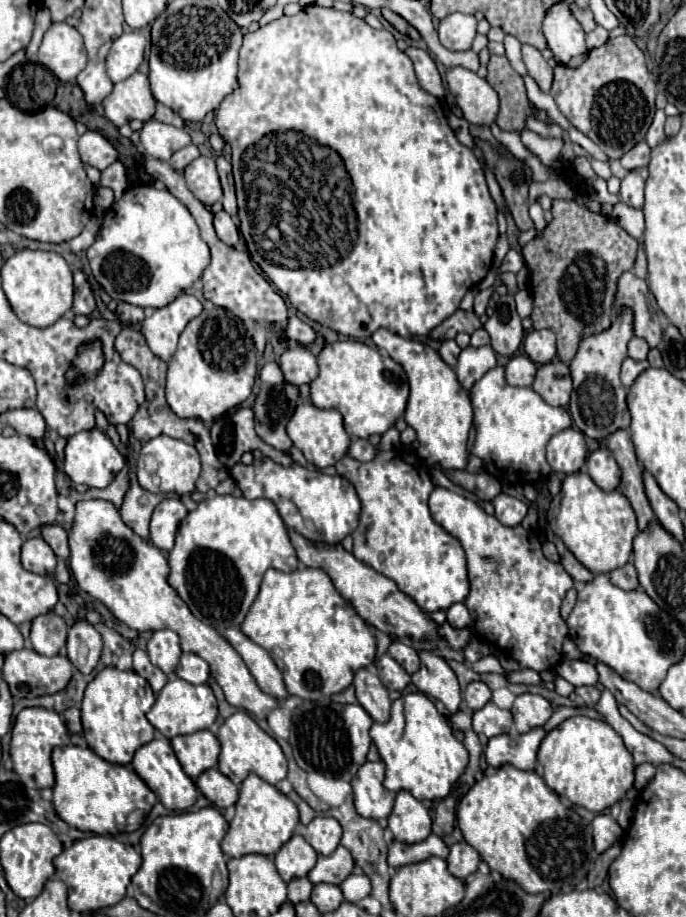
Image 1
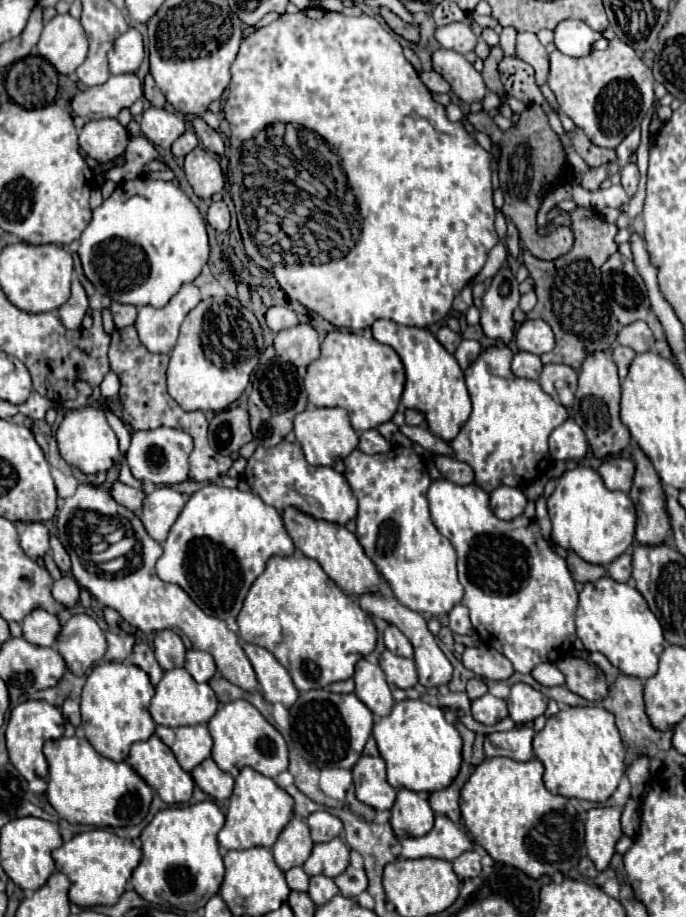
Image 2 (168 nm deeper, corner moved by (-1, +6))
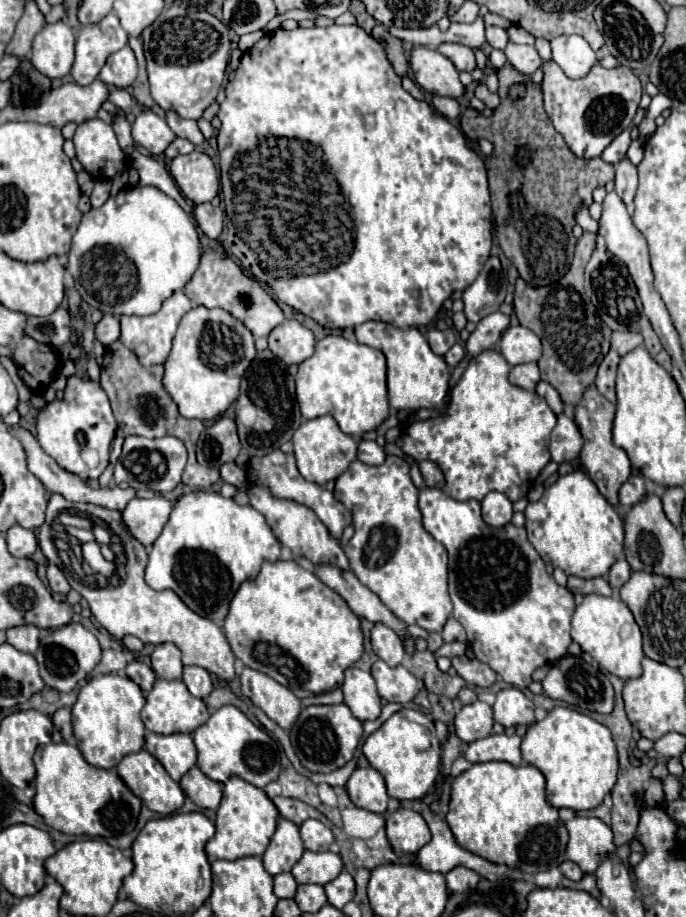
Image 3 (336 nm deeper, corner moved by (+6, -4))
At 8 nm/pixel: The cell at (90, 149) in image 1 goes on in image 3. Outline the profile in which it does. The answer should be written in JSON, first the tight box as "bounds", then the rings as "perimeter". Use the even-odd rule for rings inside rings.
{"bounds":[73,118,129,180],"perimeter":[[[99,118],[77,126],[73,136],[77,160],[97,180],[109,180],[117,172],[129,168],[129,158],[121,152],[113,126]]]}

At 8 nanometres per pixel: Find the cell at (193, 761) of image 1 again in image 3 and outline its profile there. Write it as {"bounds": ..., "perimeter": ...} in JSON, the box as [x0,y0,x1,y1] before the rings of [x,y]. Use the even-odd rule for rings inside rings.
{"bounds":[145,732,197,782],"perimeter":[[[149,732],[145,738],[145,750],[151,752],[163,764],[163,768],[167,768],[167,774],[177,782],[197,764],[197,748],[191,734],[163,736]]]}

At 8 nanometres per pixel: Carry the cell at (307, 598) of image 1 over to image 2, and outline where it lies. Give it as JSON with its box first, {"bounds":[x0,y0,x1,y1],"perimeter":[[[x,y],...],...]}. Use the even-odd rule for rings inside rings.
{"bounds":[236,556,376,690],"perimeter":[[[272,556],[266,570],[250,586],[236,622],[240,638],[266,648],[290,672],[298,690],[324,688],[332,682],[352,678],[356,662],[368,656],[376,646],[376,626],[358,606],[358,600],[342,592],[338,584],[328,578],[322,566],[306,556]]]}

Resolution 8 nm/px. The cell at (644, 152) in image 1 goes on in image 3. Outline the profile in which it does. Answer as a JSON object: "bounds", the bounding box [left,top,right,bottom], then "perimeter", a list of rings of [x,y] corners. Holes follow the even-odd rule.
{"bounds":[601,129,631,164],"perimeter":[[[630,129],[623,130],[623,132],[603,150],[601,158],[603,158],[605,162],[609,162],[609,164],[619,164],[619,160],[623,160],[627,154],[629,142],[631,142]]]}

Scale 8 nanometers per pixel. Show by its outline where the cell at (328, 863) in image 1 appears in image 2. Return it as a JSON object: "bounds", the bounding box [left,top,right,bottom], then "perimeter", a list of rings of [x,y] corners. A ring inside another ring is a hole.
{"bounds":[304,838,348,878],"perimeter":[[[332,838],[330,842],[324,844],[314,844],[312,854],[304,862],[304,870],[308,876],[330,876],[336,878],[342,874],[348,866],[348,846],[340,842],[340,838]]]}

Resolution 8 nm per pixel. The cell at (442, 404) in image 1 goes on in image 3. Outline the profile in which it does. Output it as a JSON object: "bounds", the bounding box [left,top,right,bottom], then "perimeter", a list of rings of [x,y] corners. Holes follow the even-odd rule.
{"bounds":[355,322,451,410],"perimeter":[[[365,322],[361,326],[355,328],[355,336],[361,344],[377,348],[385,354],[387,358],[387,388],[389,388],[389,404],[395,410],[419,410],[419,408],[439,408],[445,406],[445,398],[449,396],[449,380],[451,380],[451,370],[447,366],[447,362],[433,354],[427,340],[423,338],[423,334],[417,328],[393,328],[385,322]]]}

